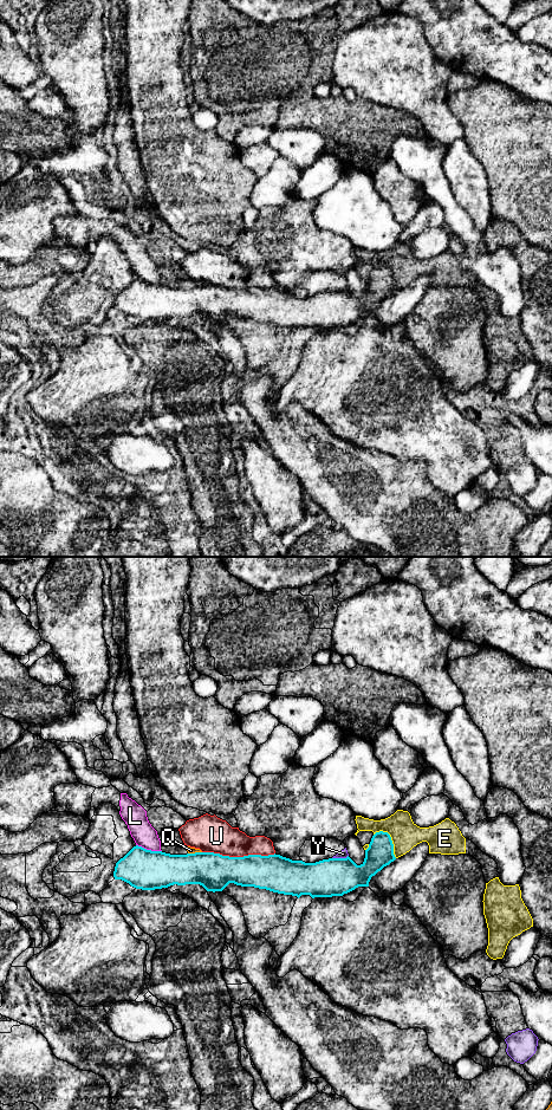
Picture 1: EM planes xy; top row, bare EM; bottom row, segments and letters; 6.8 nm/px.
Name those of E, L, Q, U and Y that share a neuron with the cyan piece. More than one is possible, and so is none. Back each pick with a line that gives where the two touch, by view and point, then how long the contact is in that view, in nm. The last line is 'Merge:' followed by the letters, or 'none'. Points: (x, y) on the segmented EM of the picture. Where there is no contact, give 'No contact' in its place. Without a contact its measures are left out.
Merge: none

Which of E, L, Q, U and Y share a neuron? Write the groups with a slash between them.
E / L / Q / U / Y

